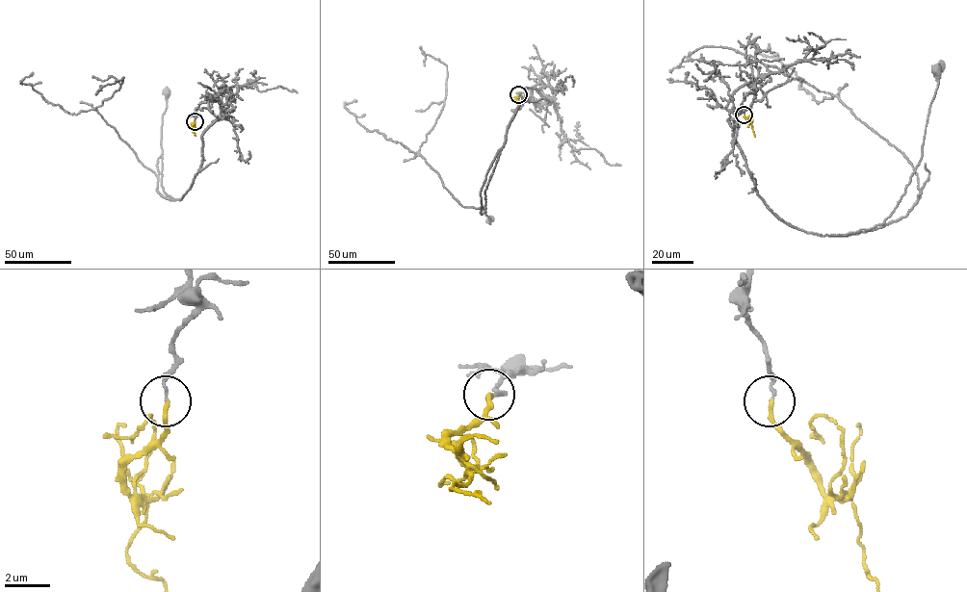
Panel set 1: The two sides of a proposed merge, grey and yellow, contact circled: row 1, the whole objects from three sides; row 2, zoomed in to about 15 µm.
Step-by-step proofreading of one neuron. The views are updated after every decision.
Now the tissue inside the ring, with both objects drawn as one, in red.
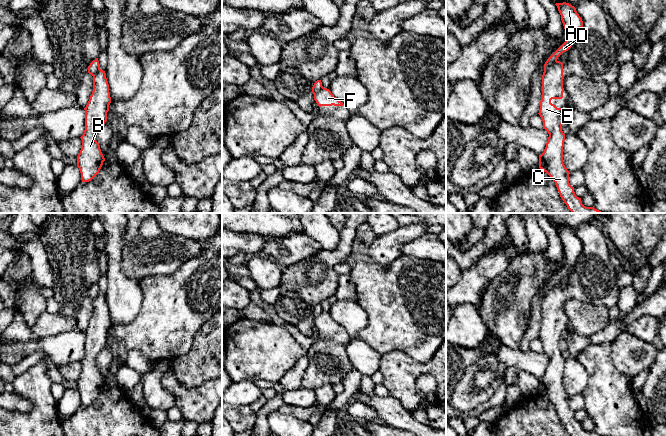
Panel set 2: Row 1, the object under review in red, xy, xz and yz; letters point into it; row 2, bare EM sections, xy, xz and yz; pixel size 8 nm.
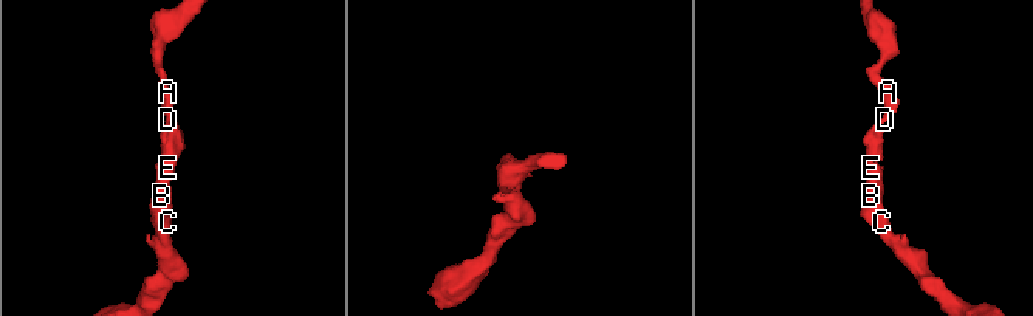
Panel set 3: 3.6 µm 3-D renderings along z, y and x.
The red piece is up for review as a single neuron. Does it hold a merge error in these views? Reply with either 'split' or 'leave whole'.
split

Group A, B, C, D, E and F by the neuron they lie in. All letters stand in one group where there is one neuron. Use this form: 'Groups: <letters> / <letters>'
Groups: A D / B C E F

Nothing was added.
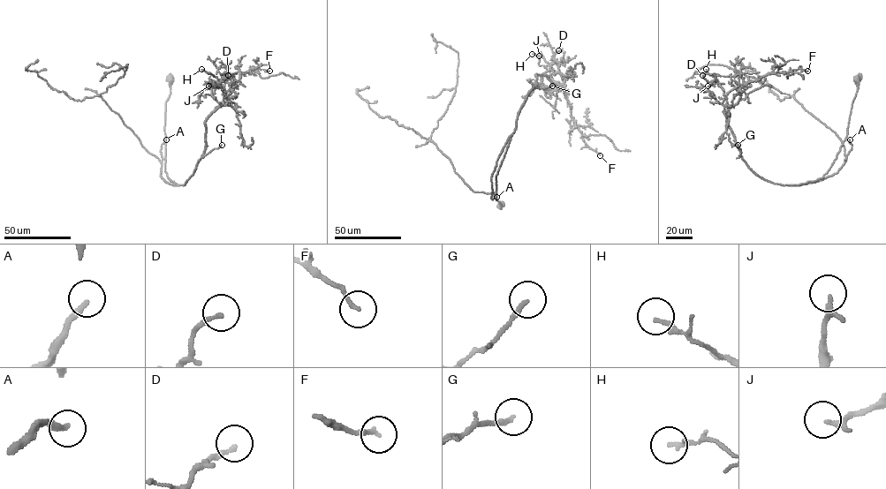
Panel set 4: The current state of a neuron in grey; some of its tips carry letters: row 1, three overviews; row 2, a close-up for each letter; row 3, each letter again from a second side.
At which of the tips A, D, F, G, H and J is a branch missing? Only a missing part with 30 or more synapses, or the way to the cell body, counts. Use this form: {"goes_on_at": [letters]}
{"goes_on_at": ["A"]}

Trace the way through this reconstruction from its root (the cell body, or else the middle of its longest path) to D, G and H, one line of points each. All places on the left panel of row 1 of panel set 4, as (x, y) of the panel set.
D: (171, 78), (165, 171), (184, 184), (204, 152), (205, 121), (223, 104), (220, 84), (228, 75)
G: (171, 78), (164, 115), (167, 176), (177, 184), (184, 184), (201, 156), (222, 145)
H: (171, 78), (165, 171), (184, 184), (205, 149), (205, 121), (223, 96), (220, 81), (201, 69)

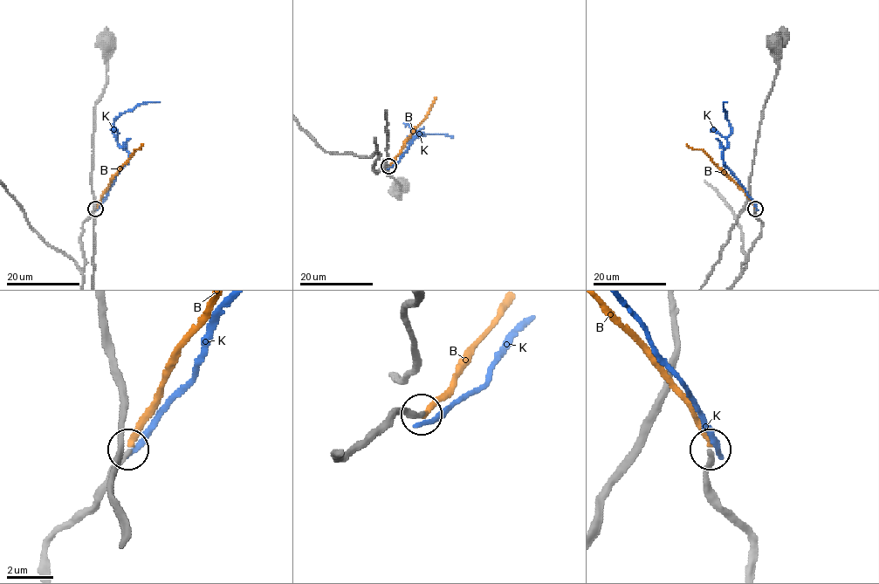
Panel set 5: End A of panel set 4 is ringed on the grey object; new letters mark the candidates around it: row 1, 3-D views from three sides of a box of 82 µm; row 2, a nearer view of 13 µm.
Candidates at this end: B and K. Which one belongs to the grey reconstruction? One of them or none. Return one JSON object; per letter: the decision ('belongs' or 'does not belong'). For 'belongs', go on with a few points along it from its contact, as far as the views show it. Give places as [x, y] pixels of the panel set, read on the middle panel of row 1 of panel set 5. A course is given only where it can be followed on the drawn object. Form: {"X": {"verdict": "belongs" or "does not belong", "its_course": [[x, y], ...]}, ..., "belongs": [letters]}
{"B": {"verdict": "does not belong"}, "K": {"verdict": "does not belong"}, "belongs": []}

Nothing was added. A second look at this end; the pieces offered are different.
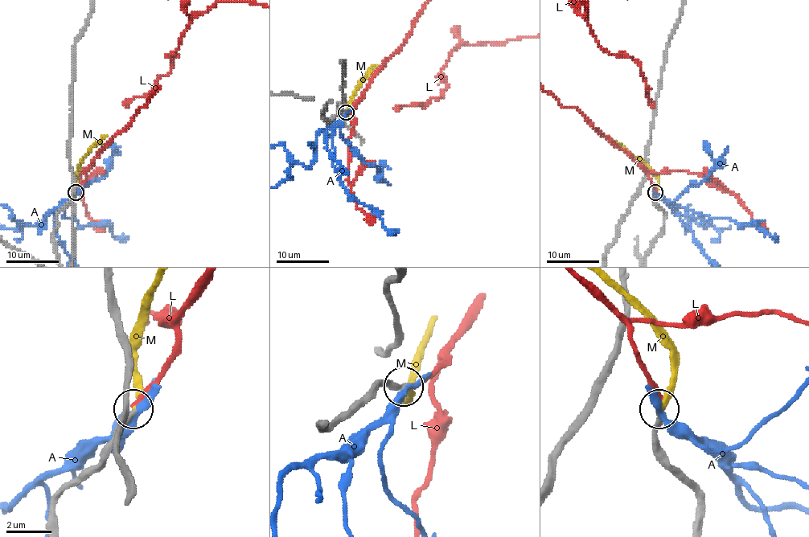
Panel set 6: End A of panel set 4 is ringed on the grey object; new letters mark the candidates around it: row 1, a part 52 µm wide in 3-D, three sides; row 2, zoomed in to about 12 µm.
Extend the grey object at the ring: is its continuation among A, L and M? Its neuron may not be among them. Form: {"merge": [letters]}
{"merge": ["M"]}

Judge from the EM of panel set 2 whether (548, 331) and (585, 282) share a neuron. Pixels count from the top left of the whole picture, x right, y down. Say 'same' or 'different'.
same

